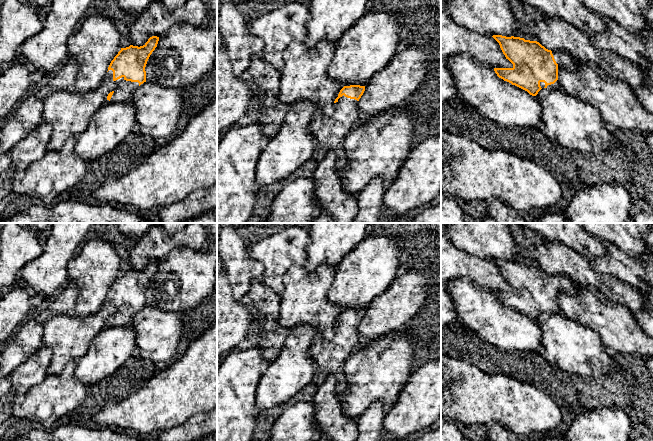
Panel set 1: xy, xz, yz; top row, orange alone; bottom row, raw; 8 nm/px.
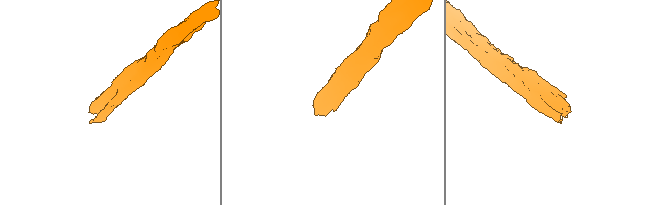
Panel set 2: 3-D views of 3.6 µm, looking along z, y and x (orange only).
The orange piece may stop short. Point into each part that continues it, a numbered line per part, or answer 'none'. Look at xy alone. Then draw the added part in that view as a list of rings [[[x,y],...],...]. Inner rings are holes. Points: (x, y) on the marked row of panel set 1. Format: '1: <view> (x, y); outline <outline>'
1: xy (125, 89); outline [[[109,70],[106,73],[104,80],[111,80],[117,84],[116,89],[110,99],[113,102],[127,102],[131,99],[134,91],[139,87],[138,82],[126,81],[124,77],[114,81],[113,71]]]

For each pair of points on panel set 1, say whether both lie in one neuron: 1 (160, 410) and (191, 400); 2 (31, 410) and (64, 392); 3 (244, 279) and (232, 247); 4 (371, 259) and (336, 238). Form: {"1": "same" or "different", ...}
{"1": "same", "2": "same", "3": "same", "4": "different"}

